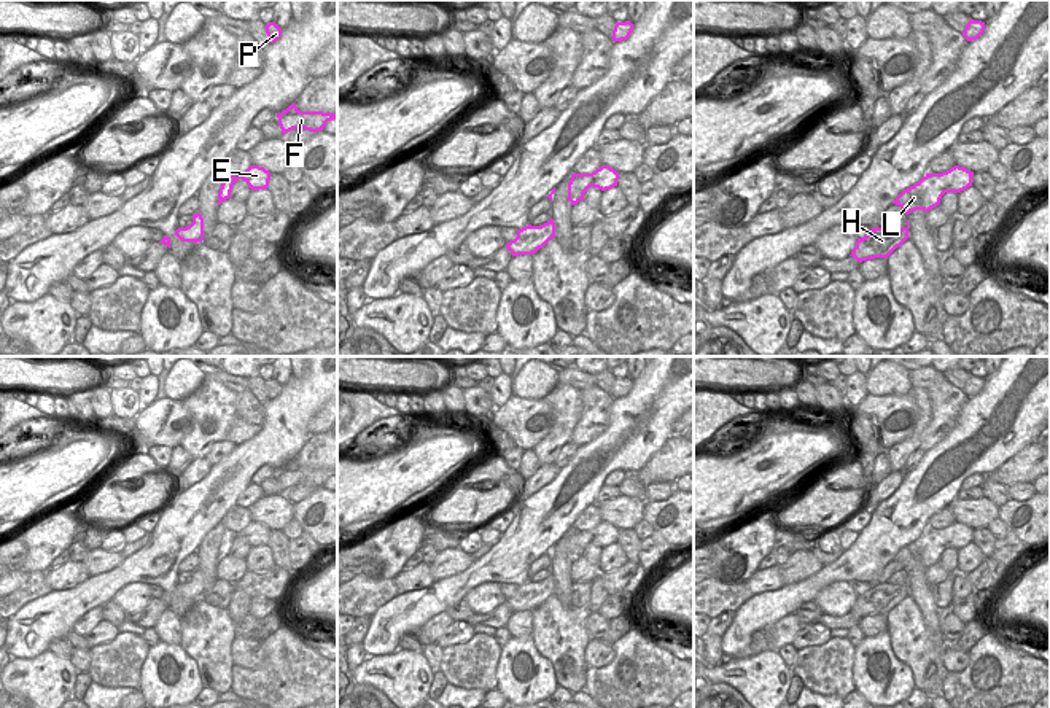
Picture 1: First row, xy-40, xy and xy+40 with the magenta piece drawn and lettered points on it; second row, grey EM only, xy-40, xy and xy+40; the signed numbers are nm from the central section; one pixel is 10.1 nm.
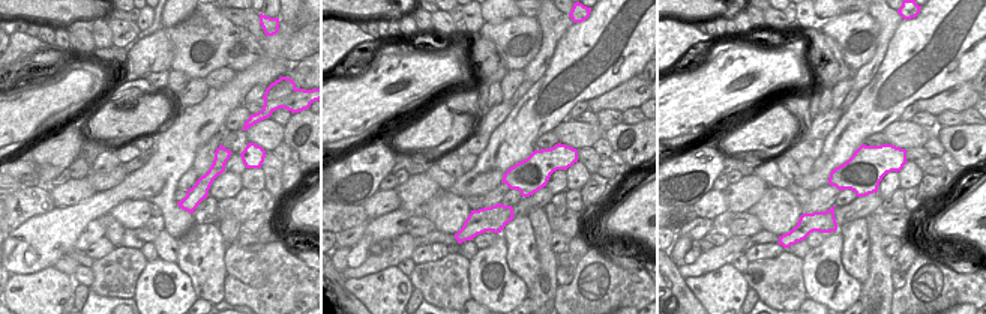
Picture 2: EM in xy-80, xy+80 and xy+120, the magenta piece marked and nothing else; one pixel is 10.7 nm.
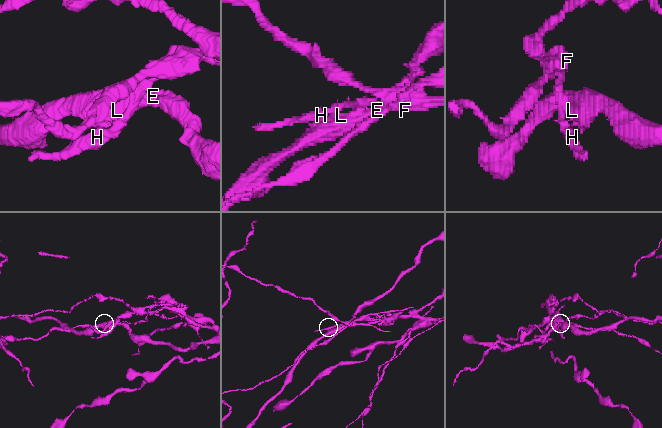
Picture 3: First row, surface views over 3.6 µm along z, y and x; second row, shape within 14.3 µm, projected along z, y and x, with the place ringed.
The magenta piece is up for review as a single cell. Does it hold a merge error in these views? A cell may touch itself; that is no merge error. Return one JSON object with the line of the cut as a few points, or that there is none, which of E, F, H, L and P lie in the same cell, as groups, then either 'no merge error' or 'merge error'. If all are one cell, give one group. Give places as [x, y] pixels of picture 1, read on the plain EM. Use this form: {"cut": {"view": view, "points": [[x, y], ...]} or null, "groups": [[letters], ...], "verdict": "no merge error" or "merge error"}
{"cut": {"view": "xy-40", "points": [[231, 532], [237, 535]]}, "groups": [["E", "L"], ["F", "H", "P"]], "verdict": "merge error"}

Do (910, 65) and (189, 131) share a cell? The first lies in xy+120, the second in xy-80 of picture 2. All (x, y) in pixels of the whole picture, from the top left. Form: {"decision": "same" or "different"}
{"decision": "same"}

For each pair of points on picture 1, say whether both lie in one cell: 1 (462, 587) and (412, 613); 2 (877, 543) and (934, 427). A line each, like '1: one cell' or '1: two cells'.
1: one cell
2: two cells

